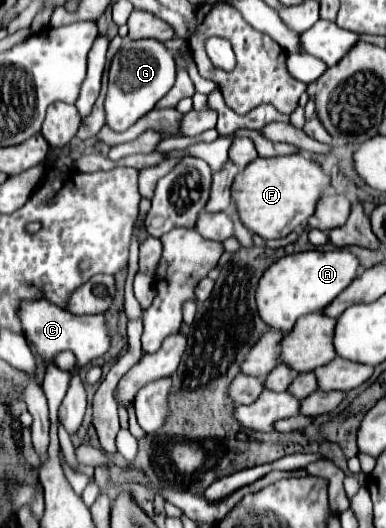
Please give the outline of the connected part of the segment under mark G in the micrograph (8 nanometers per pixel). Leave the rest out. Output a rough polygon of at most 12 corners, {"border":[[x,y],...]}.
{"border":[[123,40],[109,68],[105,124],[123,132],[171,90],[173,54]]}

